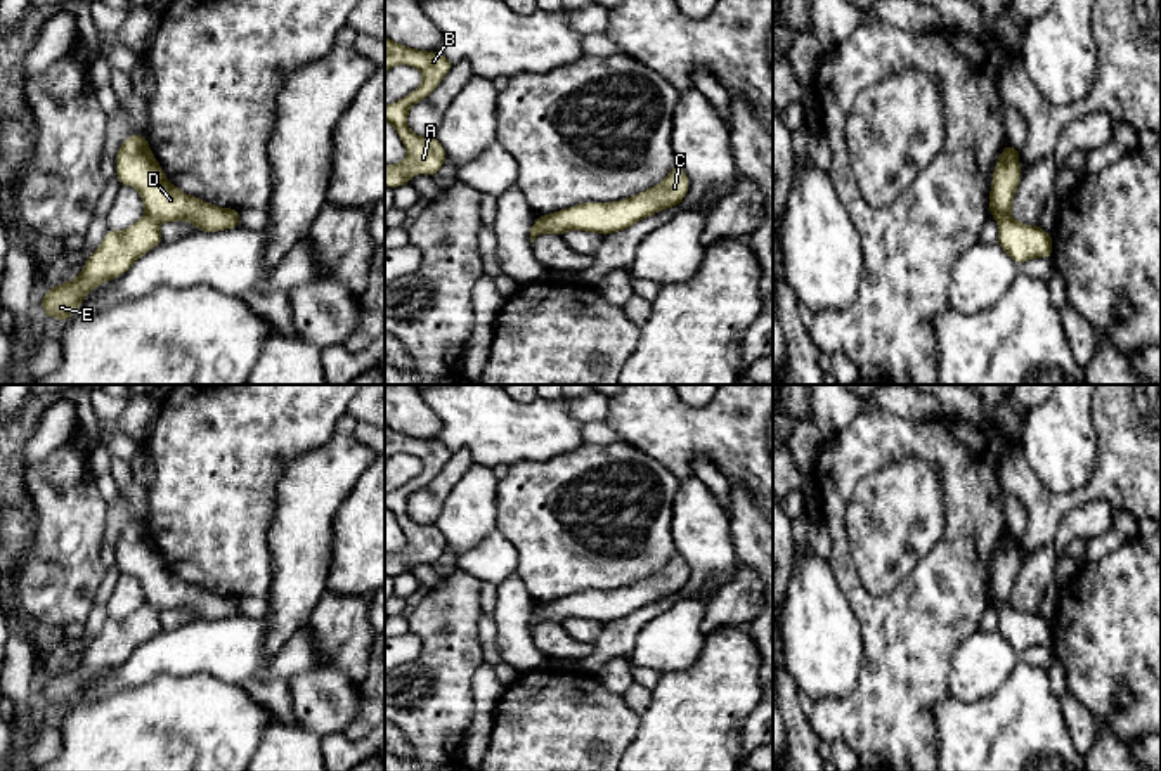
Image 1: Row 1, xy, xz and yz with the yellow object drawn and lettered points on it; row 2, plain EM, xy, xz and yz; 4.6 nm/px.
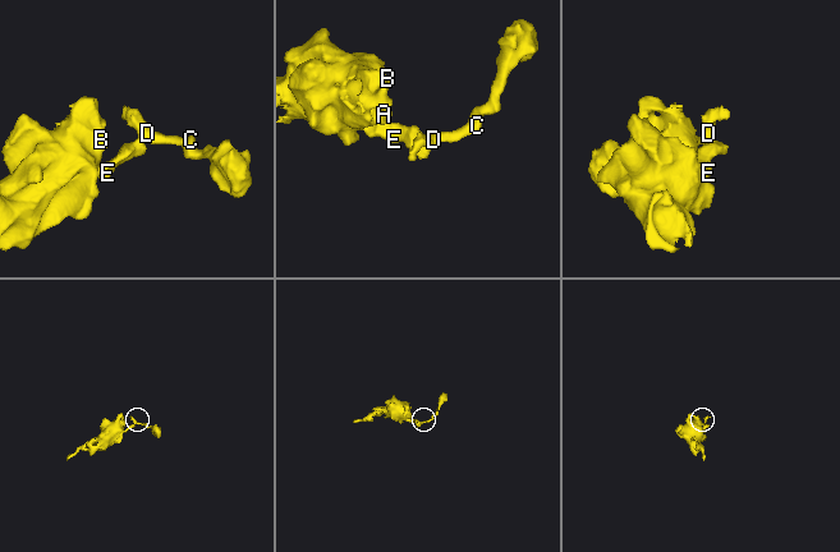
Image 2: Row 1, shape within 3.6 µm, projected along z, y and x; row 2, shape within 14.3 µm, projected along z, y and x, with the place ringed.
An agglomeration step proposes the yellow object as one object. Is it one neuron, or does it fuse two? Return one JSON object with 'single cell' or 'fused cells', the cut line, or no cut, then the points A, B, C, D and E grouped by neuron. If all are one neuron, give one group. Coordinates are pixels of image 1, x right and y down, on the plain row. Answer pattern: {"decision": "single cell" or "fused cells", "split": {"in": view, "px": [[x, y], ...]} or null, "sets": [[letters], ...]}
{"decision": "fused cells", "split": {"in": "yz", "px": [[1009, 602], [998, 609]]}, "sets": [["A", "B", "E"], ["C", "D"]]}

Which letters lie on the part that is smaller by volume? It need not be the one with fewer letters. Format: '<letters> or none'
C, D

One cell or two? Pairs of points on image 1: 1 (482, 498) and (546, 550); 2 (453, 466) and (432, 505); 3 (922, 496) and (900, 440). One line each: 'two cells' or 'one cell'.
1: two cells
2: one cell
3: two cells

